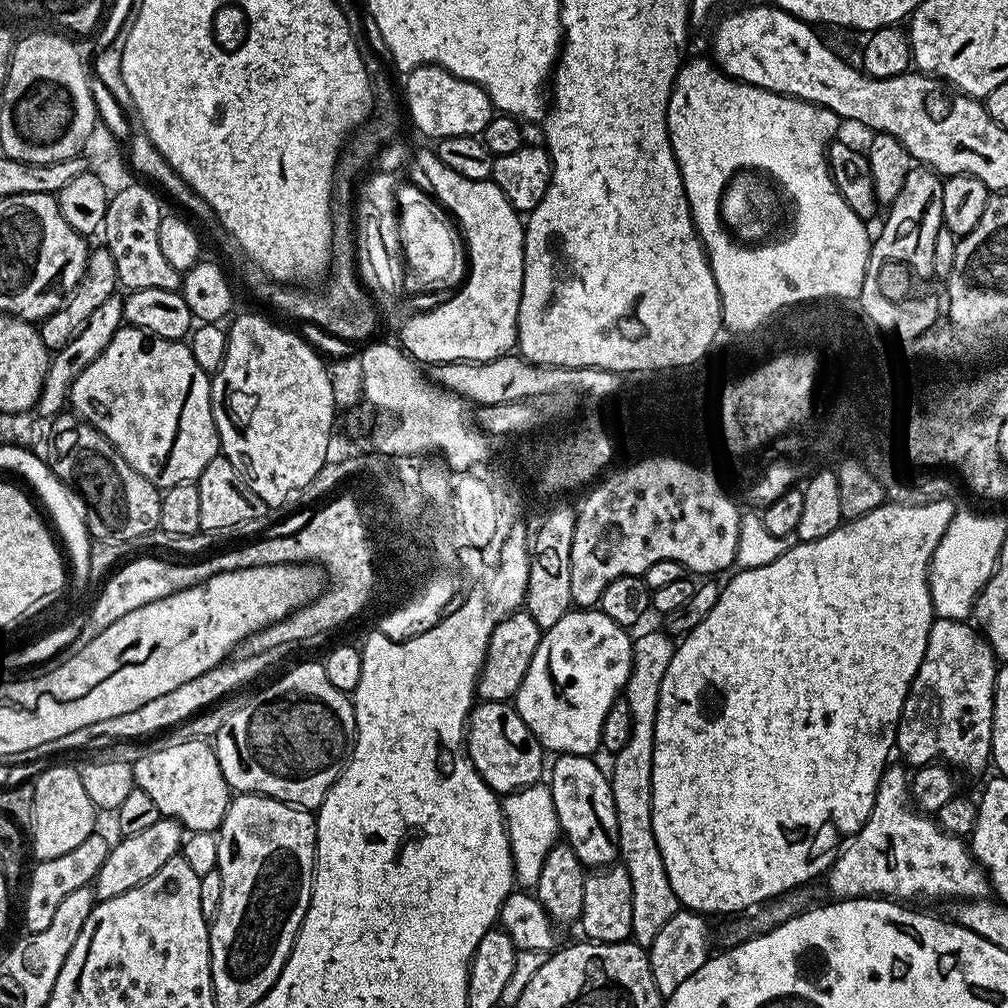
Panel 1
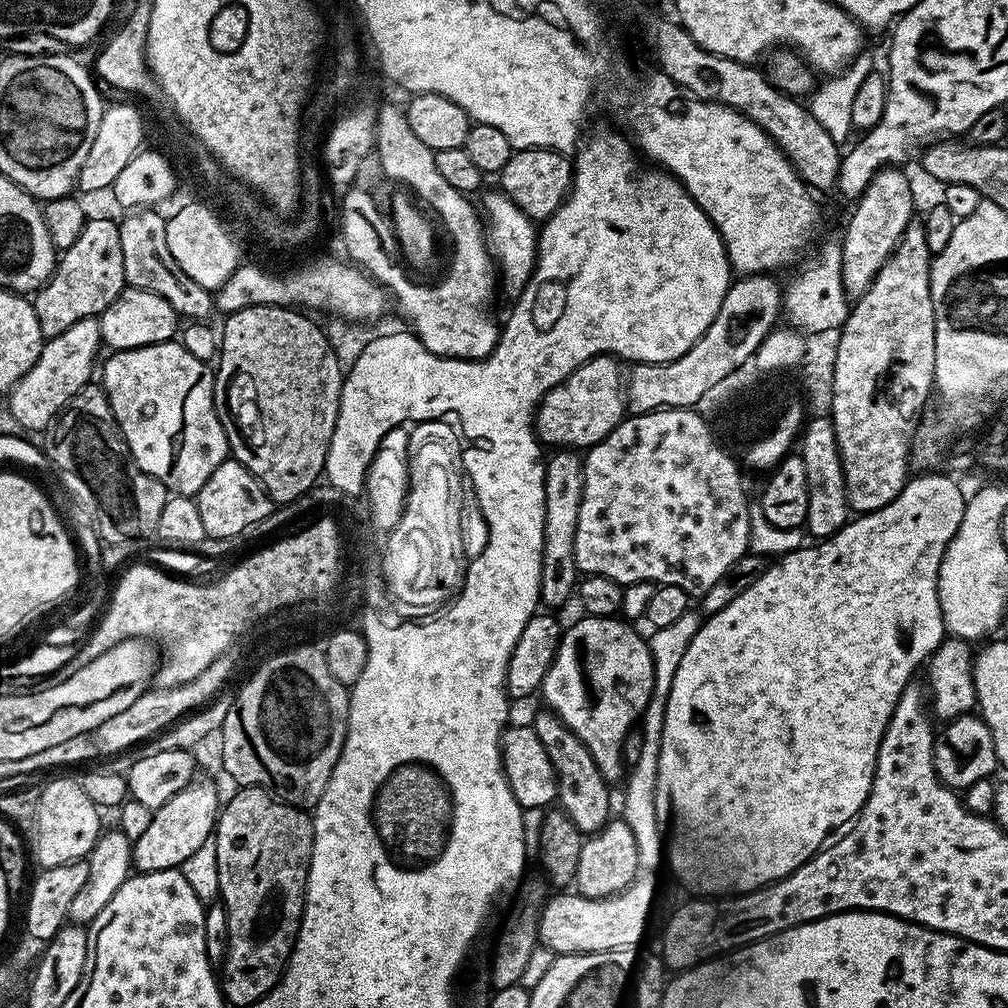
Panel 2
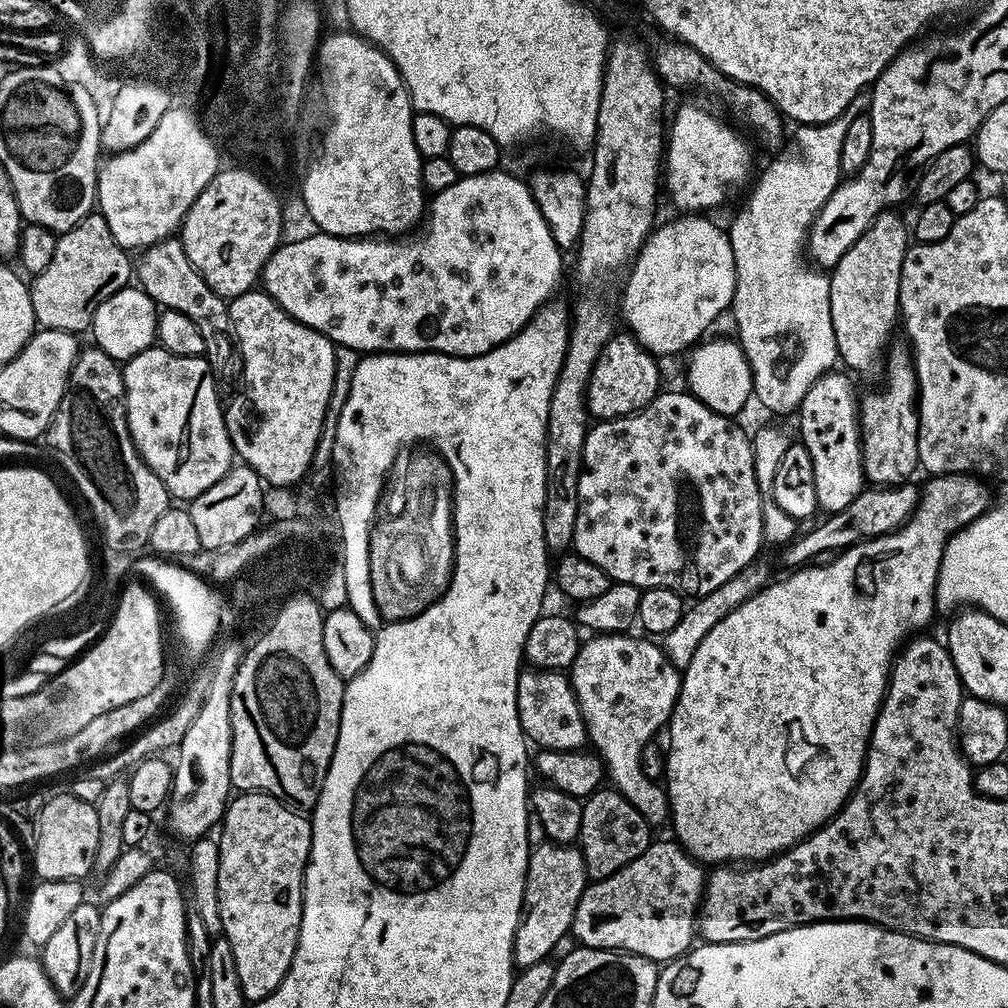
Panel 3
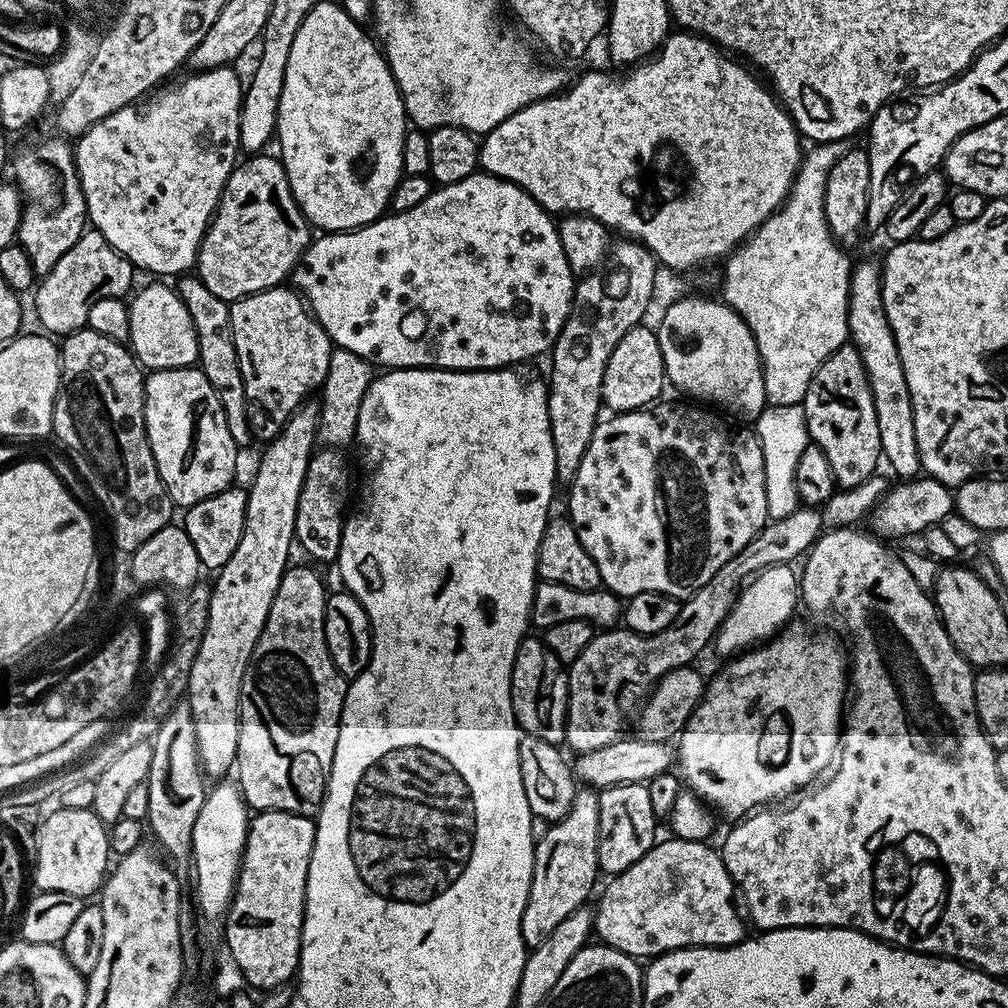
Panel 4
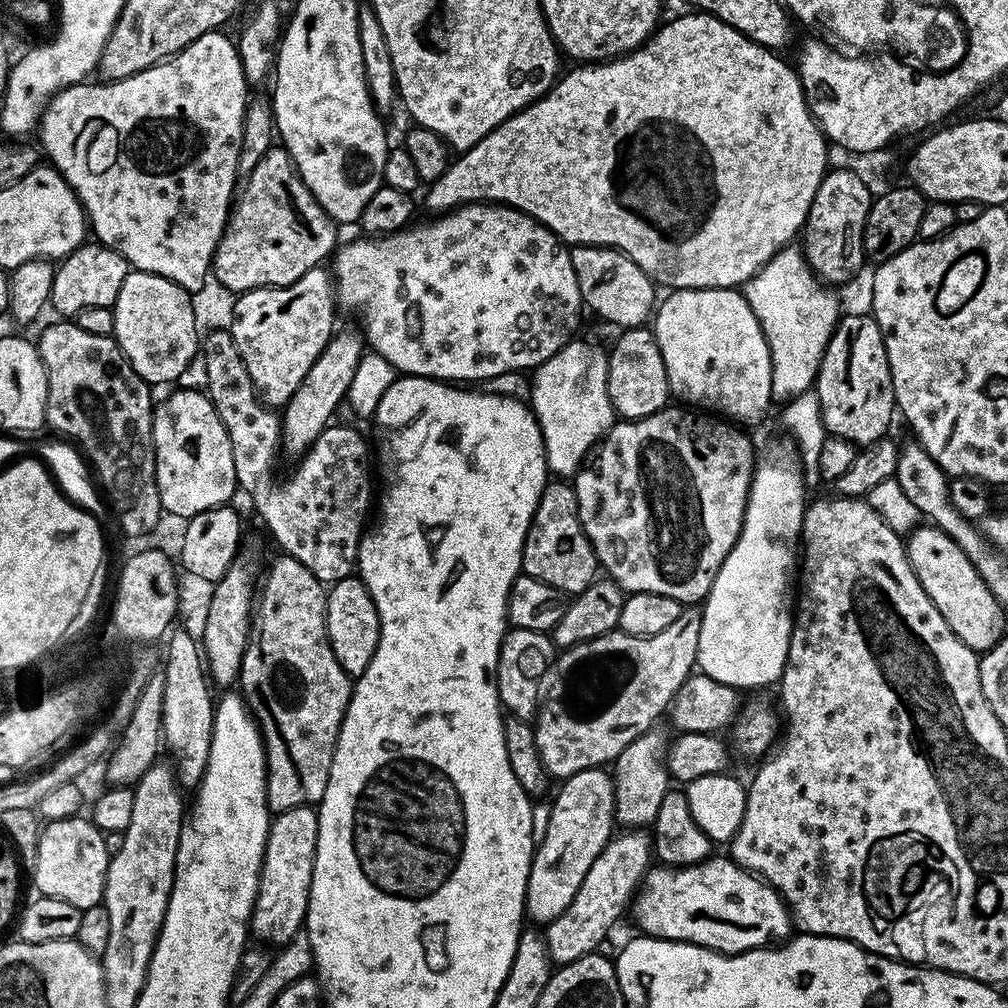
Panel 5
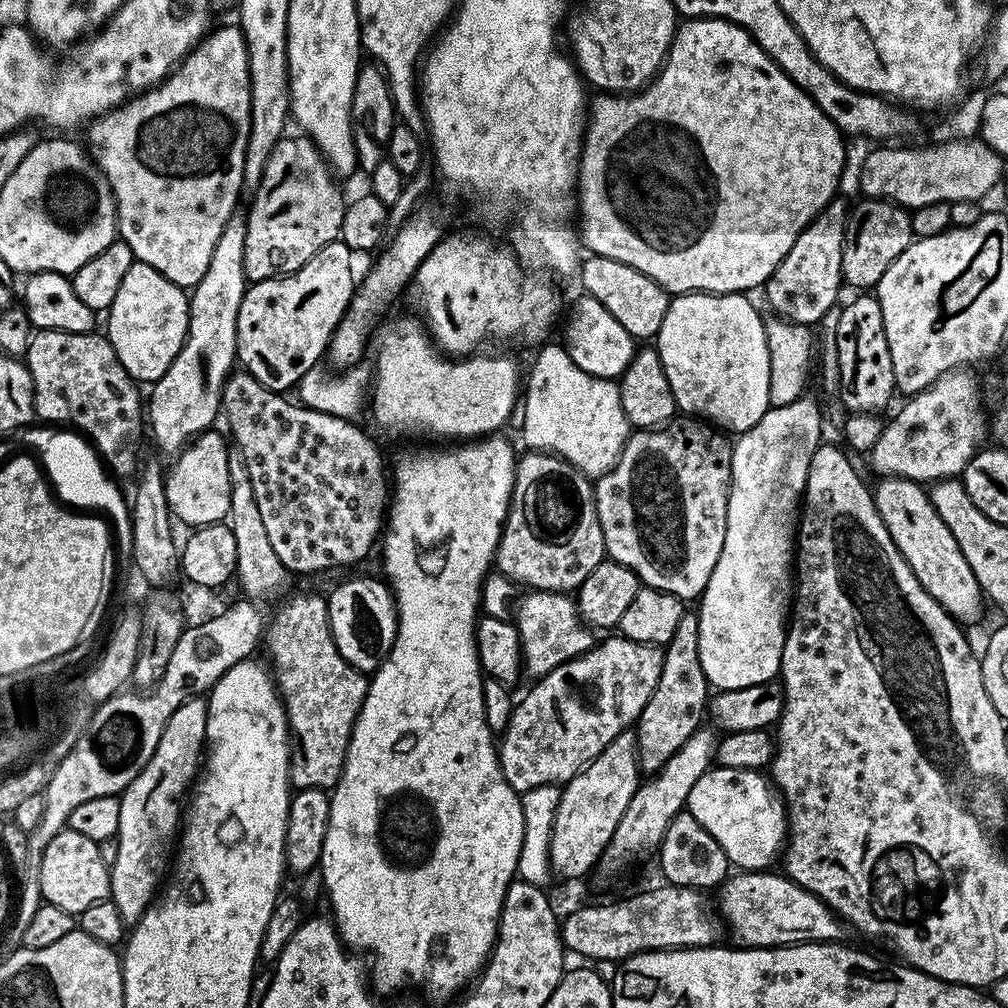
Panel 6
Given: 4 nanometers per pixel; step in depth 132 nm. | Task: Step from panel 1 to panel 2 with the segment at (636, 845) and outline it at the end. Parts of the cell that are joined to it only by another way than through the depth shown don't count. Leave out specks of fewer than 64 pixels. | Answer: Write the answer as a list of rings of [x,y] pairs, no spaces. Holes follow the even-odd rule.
[[[690,610],[677,618],[671,626],[662,626],[655,629],[647,637],[646,643],[652,659],[652,693],[648,704],[644,707],[644,715],[639,721],[638,727],[642,734],[642,755],[638,762],[634,762],[626,772],[624,784],[624,812],[622,818],[626,826],[630,826],[638,845],[638,862],[641,869],[656,870],[666,856],[666,840],[662,835],[662,826],[658,822],[658,810],[656,809],[656,783],[658,782],[658,754],[662,742],[662,726],[666,714],[666,702],[670,694],[670,686],[674,682],[674,674],[678,674],[678,662],[682,662],[682,654],[686,654],[686,646],[698,634],[702,616],[699,611]]]

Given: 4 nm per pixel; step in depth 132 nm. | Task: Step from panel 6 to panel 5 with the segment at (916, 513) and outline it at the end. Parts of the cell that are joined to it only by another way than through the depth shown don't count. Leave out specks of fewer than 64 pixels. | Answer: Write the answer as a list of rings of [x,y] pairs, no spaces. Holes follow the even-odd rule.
[[[927,526],[916,528],[906,536],[906,551],[908,561],[930,602],[938,606],[938,614],[946,618],[950,630],[966,646],[970,646],[977,654],[989,652],[999,640],[1005,639],[1004,616],[1005,609],[990,594],[990,586],[986,586],[978,570],[966,558],[966,554],[945,534],[941,528]]]

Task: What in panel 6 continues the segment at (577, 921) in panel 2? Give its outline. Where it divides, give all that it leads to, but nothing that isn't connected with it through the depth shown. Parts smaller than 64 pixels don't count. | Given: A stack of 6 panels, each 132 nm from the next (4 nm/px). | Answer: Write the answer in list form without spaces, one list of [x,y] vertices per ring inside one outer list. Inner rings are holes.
[[[740,870],[724,881],[720,892],[718,912],[723,923],[732,927],[733,941],[745,948],[787,948],[794,944],[819,944],[821,942],[840,942],[845,939],[845,925],[839,916],[824,905],[819,896],[810,894],[802,886],[795,884],[783,874],[772,870]]]

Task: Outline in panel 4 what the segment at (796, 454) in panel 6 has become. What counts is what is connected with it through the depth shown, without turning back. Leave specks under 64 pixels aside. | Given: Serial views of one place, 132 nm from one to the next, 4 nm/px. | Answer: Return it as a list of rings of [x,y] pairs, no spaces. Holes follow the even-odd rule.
[[[786,564],[770,566],[743,585],[735,604],[728,611],[728,617],[720,625],[714,637],[714,648],[731,658],[745,650],[751,650],[761,642],[767,642],[777,635],[793,619],[792,611],[798,608],[798,576]]]

